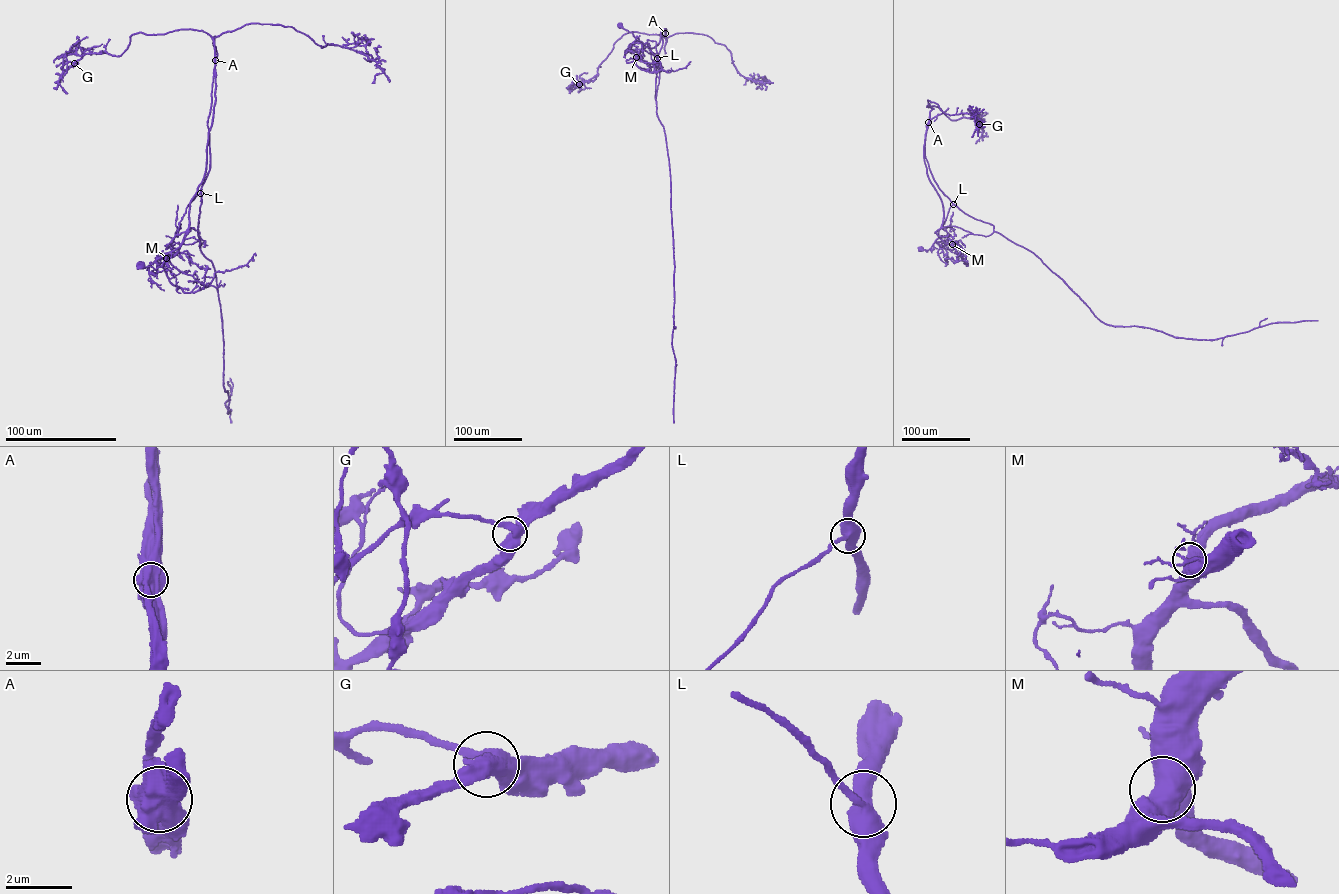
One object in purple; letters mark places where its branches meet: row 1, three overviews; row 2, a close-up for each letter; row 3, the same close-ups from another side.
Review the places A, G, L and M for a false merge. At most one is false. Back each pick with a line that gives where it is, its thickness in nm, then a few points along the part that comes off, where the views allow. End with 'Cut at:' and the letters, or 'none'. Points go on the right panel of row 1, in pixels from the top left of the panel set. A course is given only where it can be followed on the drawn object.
A: at (928, 122); 750 nm thick; foreign part runs (928, 123), (925, 155), (939, 189), (966, 213), (1034, 253), (1103, 322), (1210, 340), (1273, 323), (1317, 320)
Cut at: A

